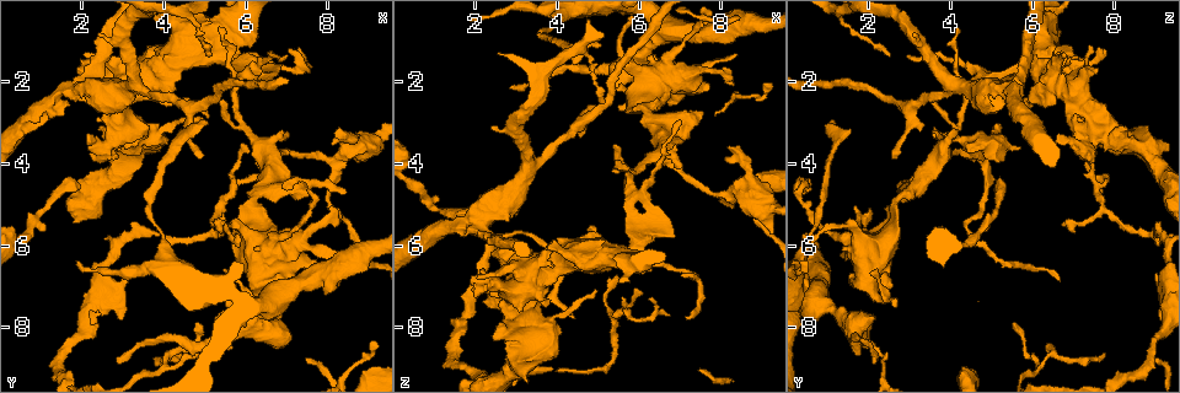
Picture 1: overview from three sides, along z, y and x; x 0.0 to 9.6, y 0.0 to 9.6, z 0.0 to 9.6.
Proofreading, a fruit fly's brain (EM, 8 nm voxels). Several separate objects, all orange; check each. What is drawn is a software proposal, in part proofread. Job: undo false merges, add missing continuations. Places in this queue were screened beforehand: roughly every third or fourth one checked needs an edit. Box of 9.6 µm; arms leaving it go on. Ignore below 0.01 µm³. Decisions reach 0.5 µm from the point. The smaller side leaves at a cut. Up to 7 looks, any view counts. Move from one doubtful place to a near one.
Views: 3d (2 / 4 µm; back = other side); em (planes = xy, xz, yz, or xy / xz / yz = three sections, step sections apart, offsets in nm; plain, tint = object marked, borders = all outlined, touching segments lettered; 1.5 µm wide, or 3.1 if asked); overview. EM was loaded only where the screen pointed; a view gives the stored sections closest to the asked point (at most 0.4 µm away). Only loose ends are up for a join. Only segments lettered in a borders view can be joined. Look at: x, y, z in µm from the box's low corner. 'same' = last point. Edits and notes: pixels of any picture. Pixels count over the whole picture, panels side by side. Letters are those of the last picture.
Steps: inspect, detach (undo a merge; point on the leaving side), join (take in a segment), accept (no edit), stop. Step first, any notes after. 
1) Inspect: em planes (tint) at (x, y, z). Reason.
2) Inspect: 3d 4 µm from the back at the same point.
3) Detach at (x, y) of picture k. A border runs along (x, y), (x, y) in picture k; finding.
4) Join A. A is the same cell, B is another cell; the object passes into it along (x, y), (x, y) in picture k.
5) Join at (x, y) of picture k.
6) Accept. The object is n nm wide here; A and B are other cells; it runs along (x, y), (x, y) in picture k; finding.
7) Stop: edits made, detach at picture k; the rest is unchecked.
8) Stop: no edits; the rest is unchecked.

Inspect: em xy step 4 (tint) at (8.80, 8.90, 2.40). Thin neck.

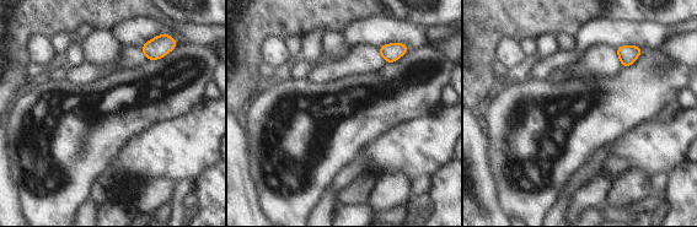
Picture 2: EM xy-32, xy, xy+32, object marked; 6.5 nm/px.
Inspect: em xy step 4 (borders) at the same point.

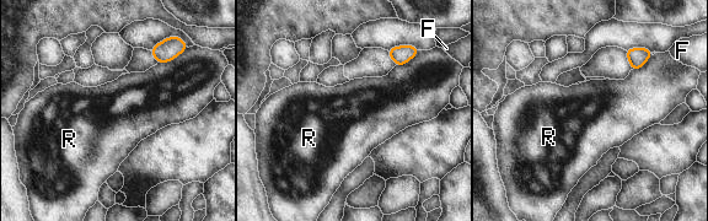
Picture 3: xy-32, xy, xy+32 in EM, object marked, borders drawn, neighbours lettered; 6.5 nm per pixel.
Accept. F and R are other cells; a border runs along (649, 57), (638, 69), (632, 70) in picture 3; one neuron here.

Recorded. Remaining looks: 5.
Inspect: 3d 4 µm at (5.40, 0.75, 4.25). Thin end.

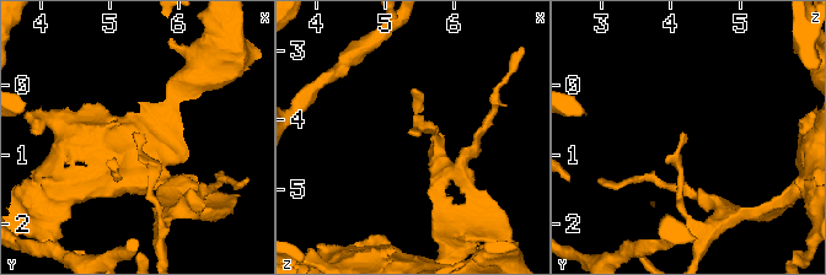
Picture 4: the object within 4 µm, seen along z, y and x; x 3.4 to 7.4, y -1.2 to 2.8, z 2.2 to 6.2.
Inspect: em planes (borders) at (5.40, 0.70, 4.20). Now the EM.

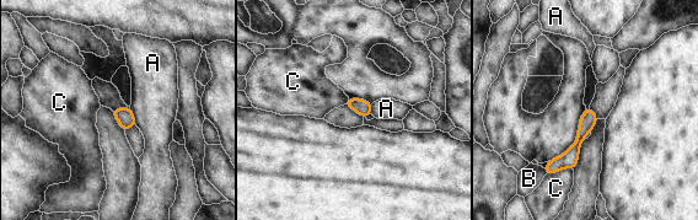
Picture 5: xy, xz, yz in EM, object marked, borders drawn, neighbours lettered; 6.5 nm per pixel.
Accept. A, B and C are other cells; it runs along (588, 111), (574, 150), (551, 171) in picture 5; none of them fits.

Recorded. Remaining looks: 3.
Inspect: em xz step 4 (tint) at (2.15, 2.00, 5.65). Calibre changes.

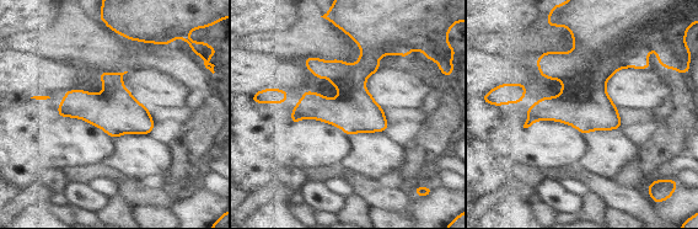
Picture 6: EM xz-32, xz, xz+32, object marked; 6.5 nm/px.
Inspect: em planes (tint) at the same point. Cut it another way.

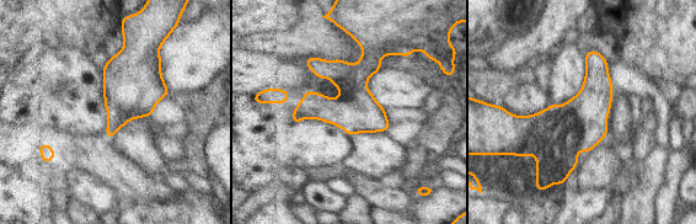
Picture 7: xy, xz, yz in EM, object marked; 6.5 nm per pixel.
Inspect: em planes (borders) at the same point. See the neighbours.

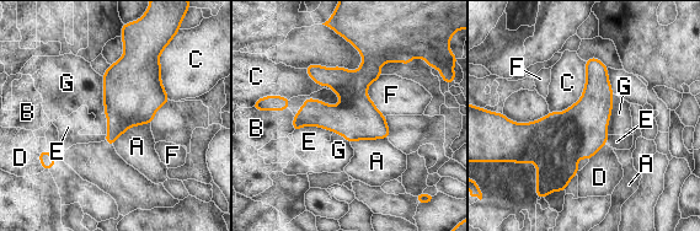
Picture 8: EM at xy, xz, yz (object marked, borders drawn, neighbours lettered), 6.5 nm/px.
Accept. The object is 260 nm wide here; A, B, C, D, E, F and G are other cells; a border runs along (586, 62), (582, 96), (550, 112) in picture 8; one neuron here.

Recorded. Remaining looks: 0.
Stop: no edits; the rest is unchecked.

